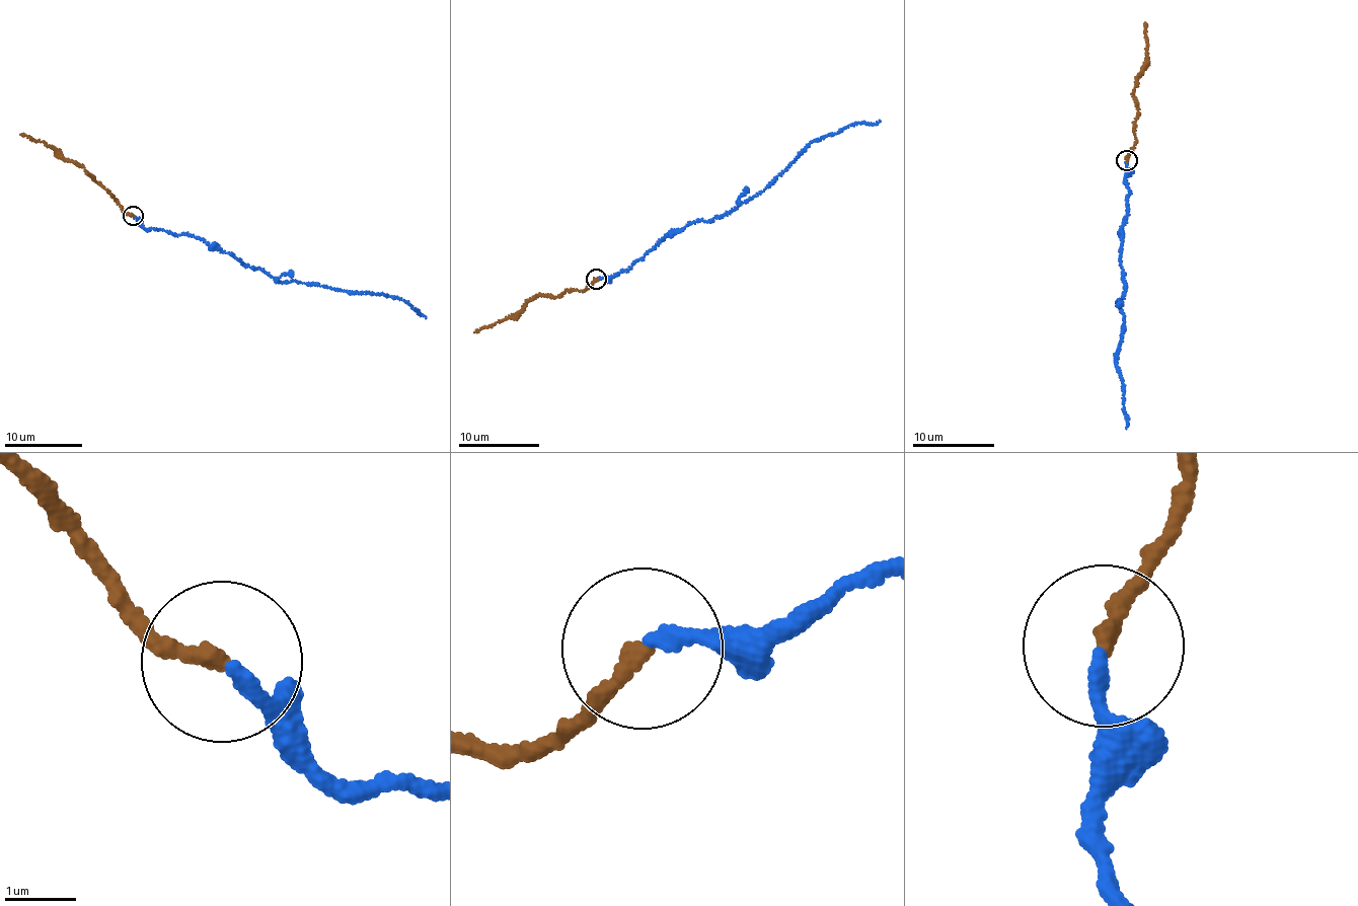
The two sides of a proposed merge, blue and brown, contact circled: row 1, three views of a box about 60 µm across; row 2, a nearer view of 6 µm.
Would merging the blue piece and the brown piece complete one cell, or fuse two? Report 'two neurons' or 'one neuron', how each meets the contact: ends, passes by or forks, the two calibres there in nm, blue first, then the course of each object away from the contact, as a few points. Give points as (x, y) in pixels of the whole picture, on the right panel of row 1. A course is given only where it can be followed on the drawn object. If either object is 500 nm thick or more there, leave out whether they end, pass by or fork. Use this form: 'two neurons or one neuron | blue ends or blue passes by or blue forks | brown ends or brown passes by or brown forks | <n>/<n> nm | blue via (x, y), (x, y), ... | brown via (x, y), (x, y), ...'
one neuron | blue ends | brown ends | 190/240 nm | blue via (1126, 160), (1123, 181), (1130, 194), (1120, 306), (1125, 321), (1117, 363), (1126, 429) | brown via (1126, 160), (1135, 139), (1138, 109), (1134, 92), (1143, 75), (1146, 56), (1145, 22)

